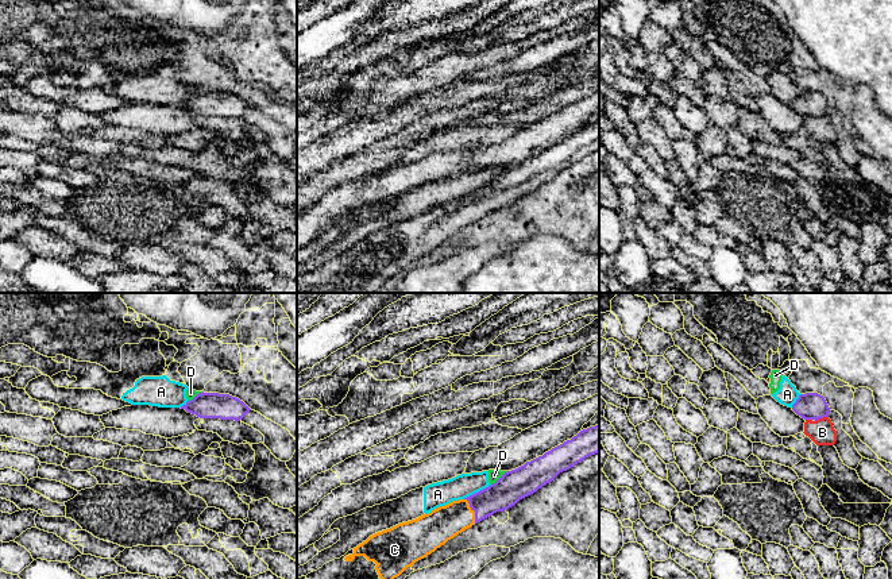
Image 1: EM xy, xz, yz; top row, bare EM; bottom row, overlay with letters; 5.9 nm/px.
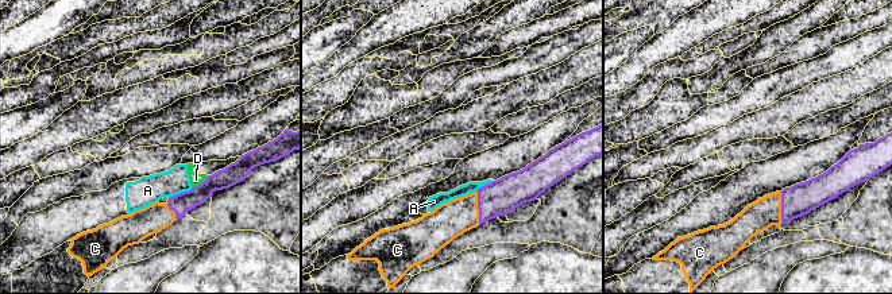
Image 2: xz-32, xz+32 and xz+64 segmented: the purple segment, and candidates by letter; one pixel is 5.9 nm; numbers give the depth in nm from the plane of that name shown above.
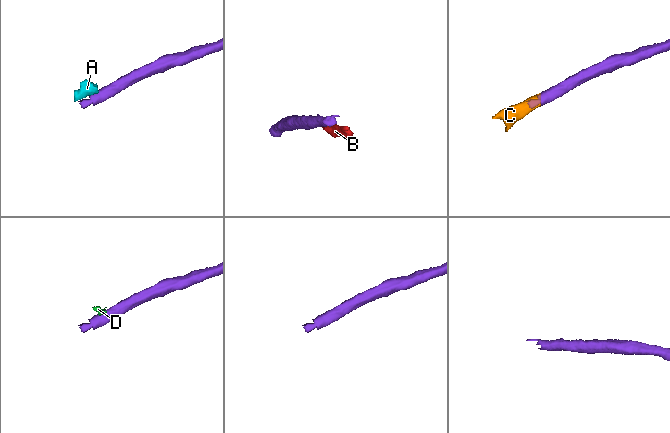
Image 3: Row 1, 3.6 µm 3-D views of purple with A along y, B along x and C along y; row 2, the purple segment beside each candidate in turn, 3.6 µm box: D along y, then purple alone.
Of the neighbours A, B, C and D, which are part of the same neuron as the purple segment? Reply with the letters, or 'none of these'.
C

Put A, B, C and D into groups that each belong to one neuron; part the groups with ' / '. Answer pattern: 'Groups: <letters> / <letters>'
Groups: A D / B / C

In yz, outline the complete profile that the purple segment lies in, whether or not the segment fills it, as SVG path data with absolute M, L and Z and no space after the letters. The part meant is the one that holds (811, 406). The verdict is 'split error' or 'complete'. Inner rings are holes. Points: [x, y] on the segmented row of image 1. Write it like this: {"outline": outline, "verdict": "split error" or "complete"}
{"outline": "M818 393L800 394L792 405L792 410L804 420L819 420L827 417L830 408L823 395Z", "verdict": "complete"}

